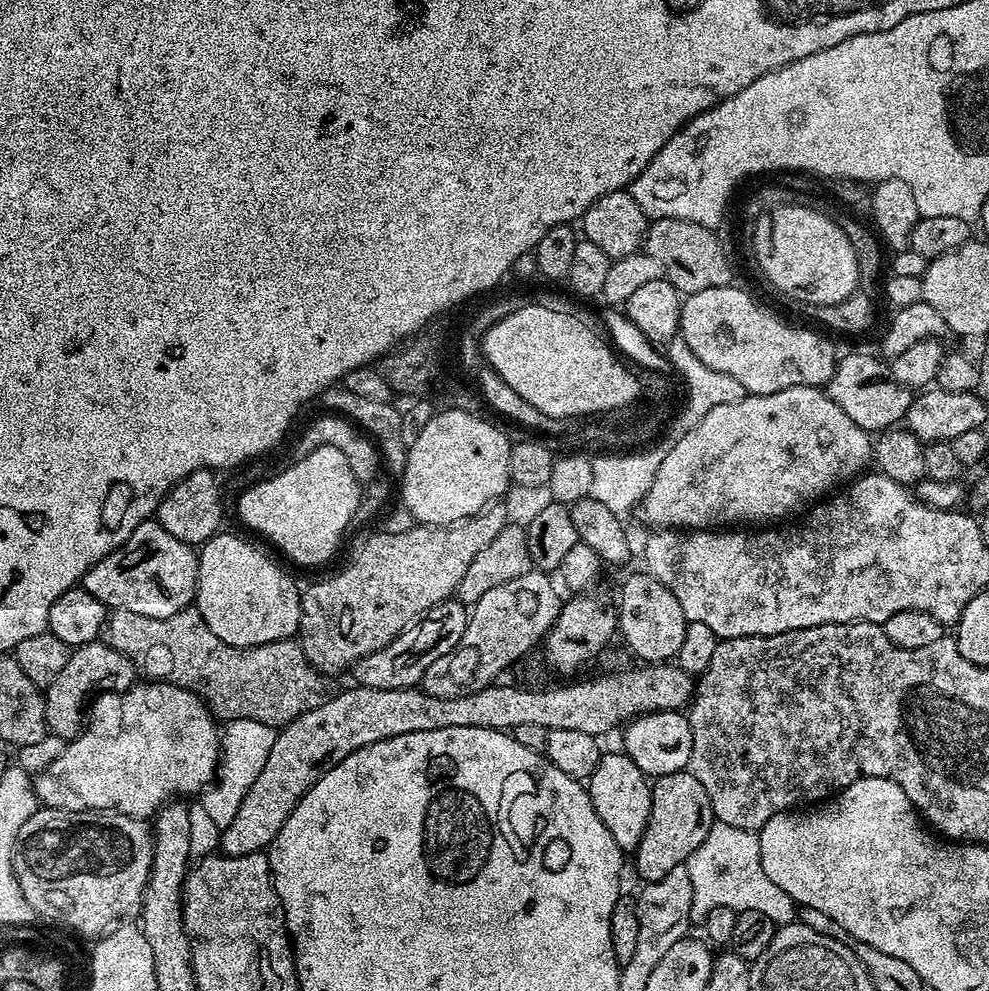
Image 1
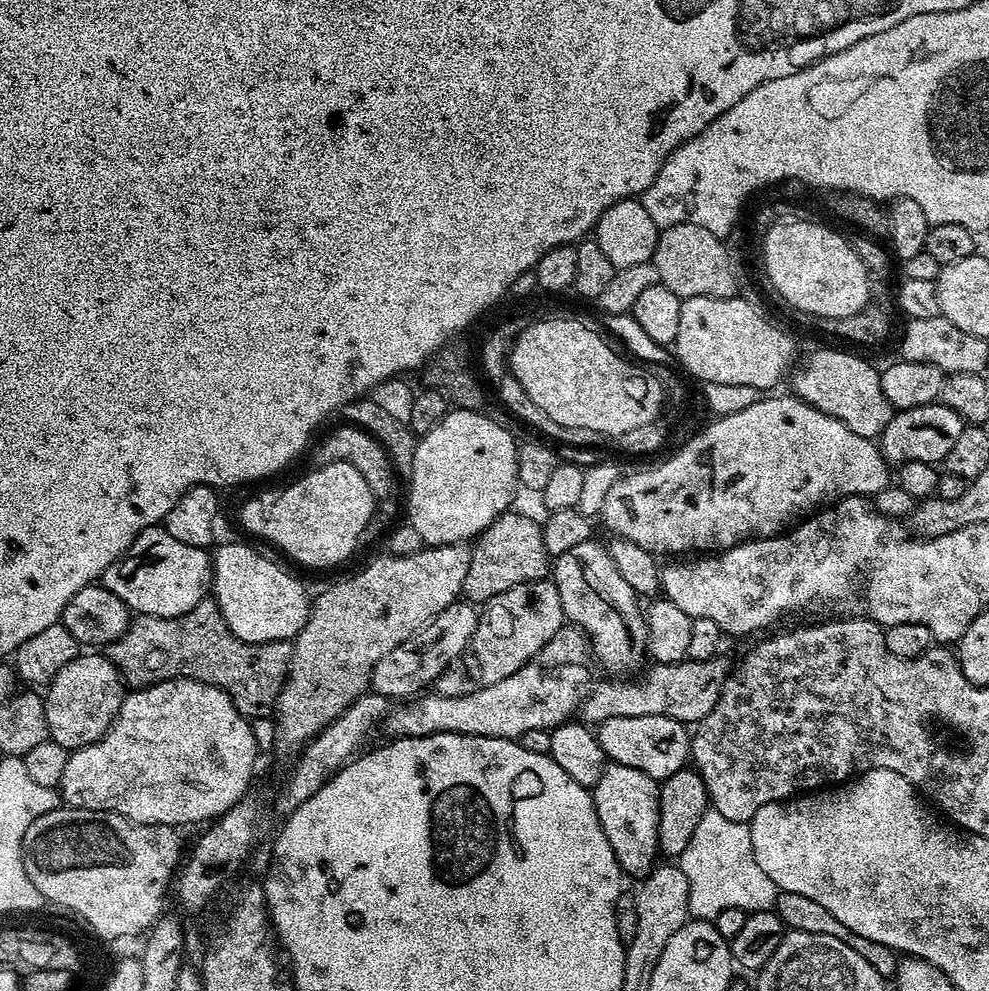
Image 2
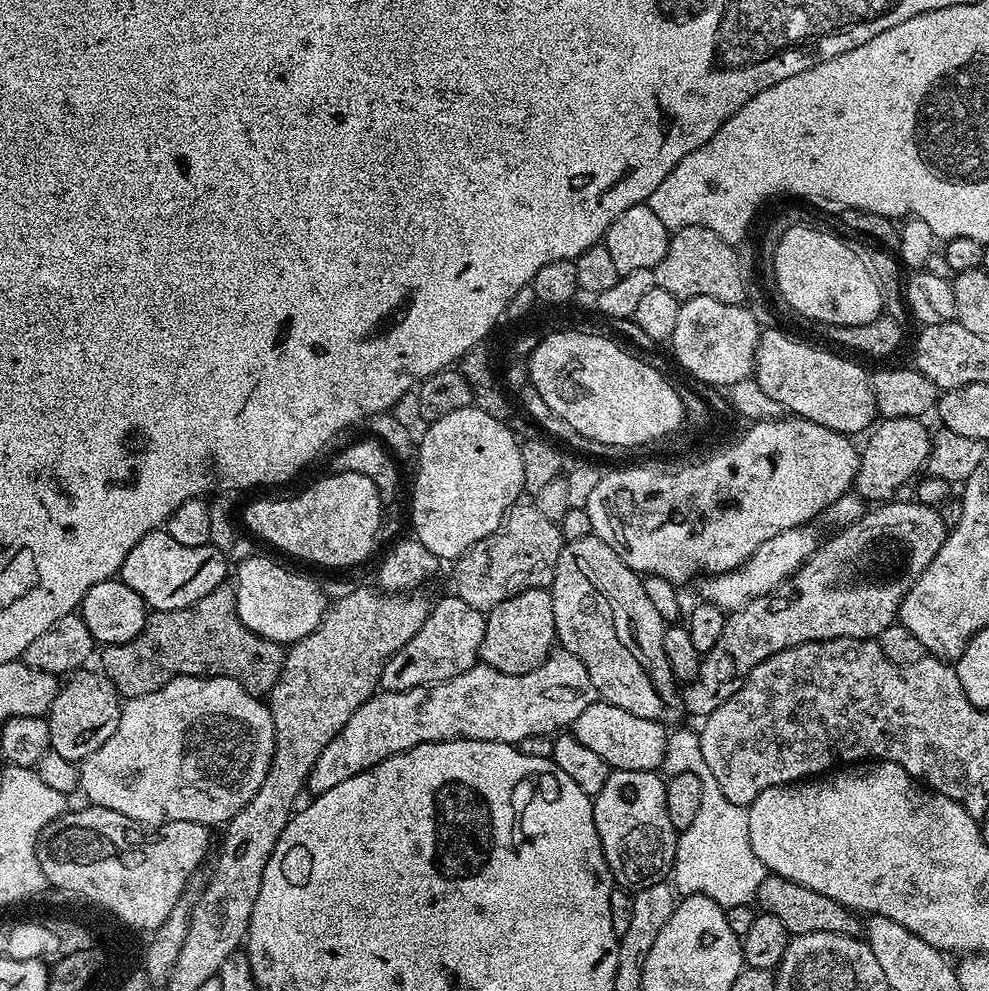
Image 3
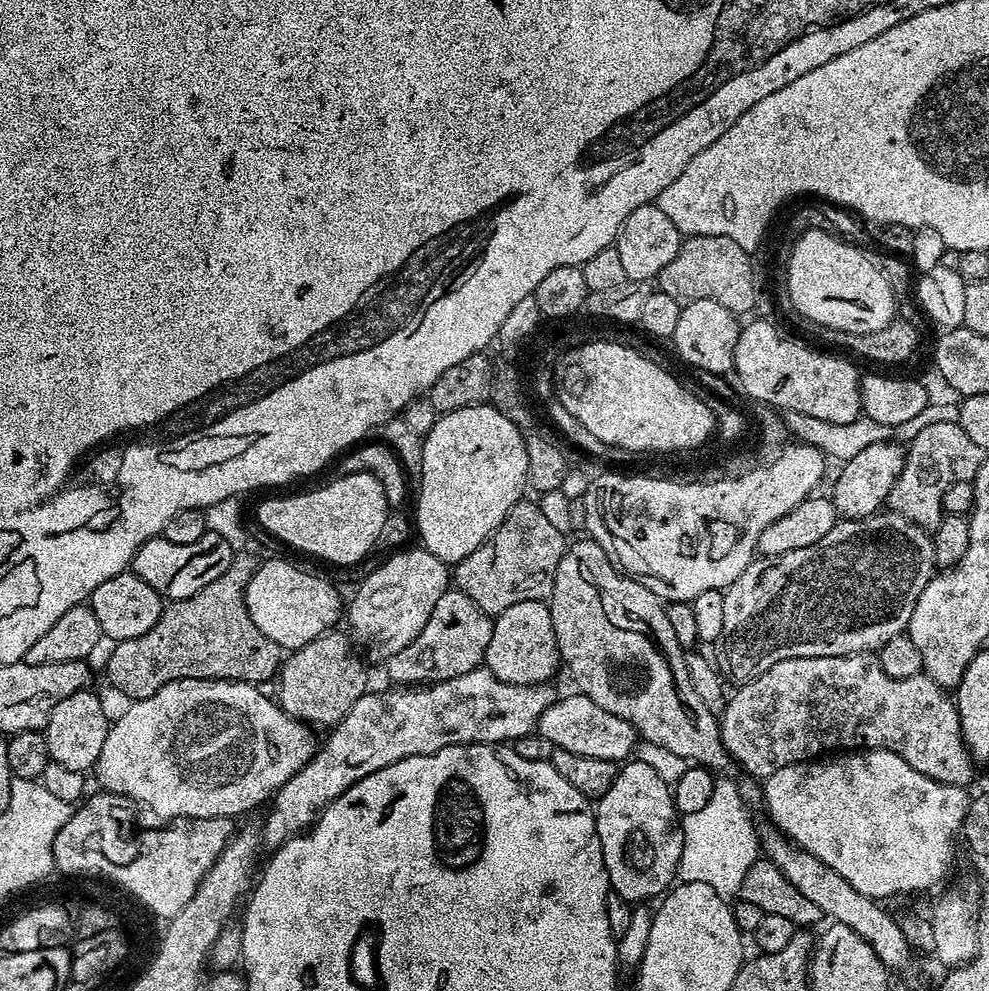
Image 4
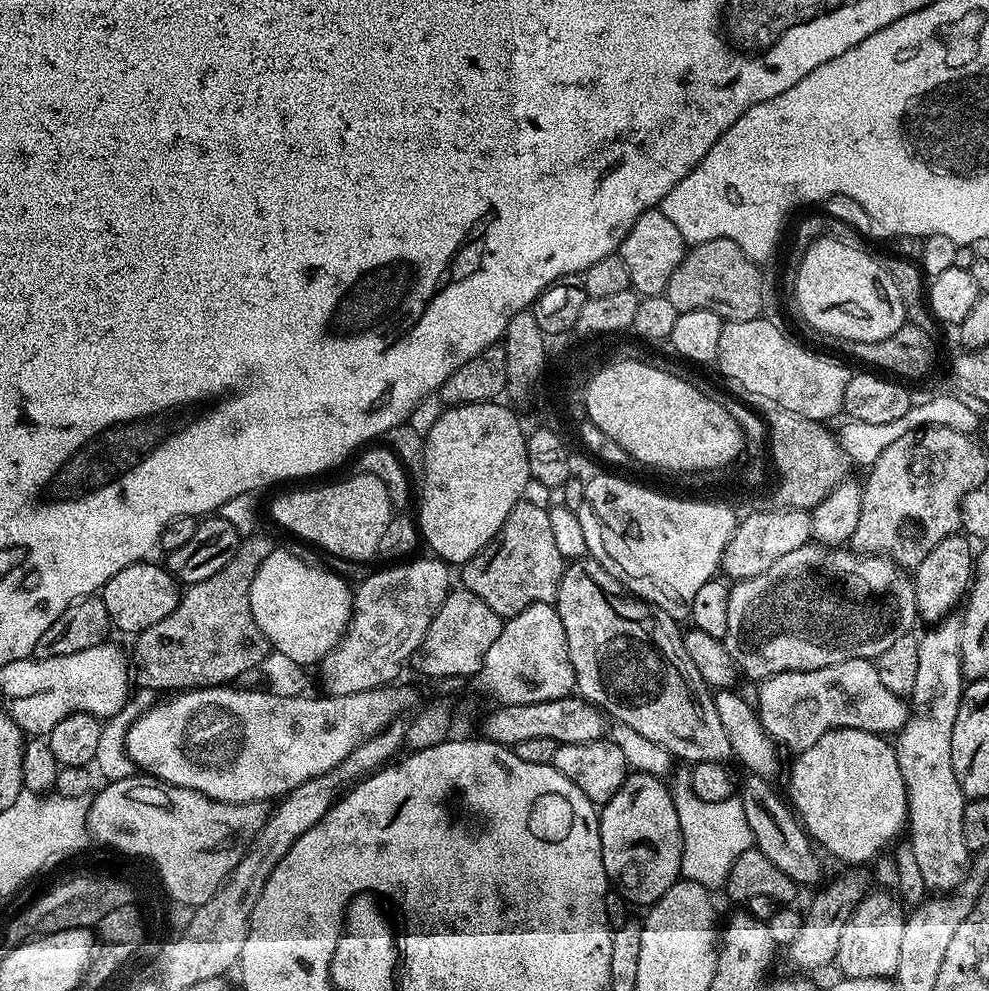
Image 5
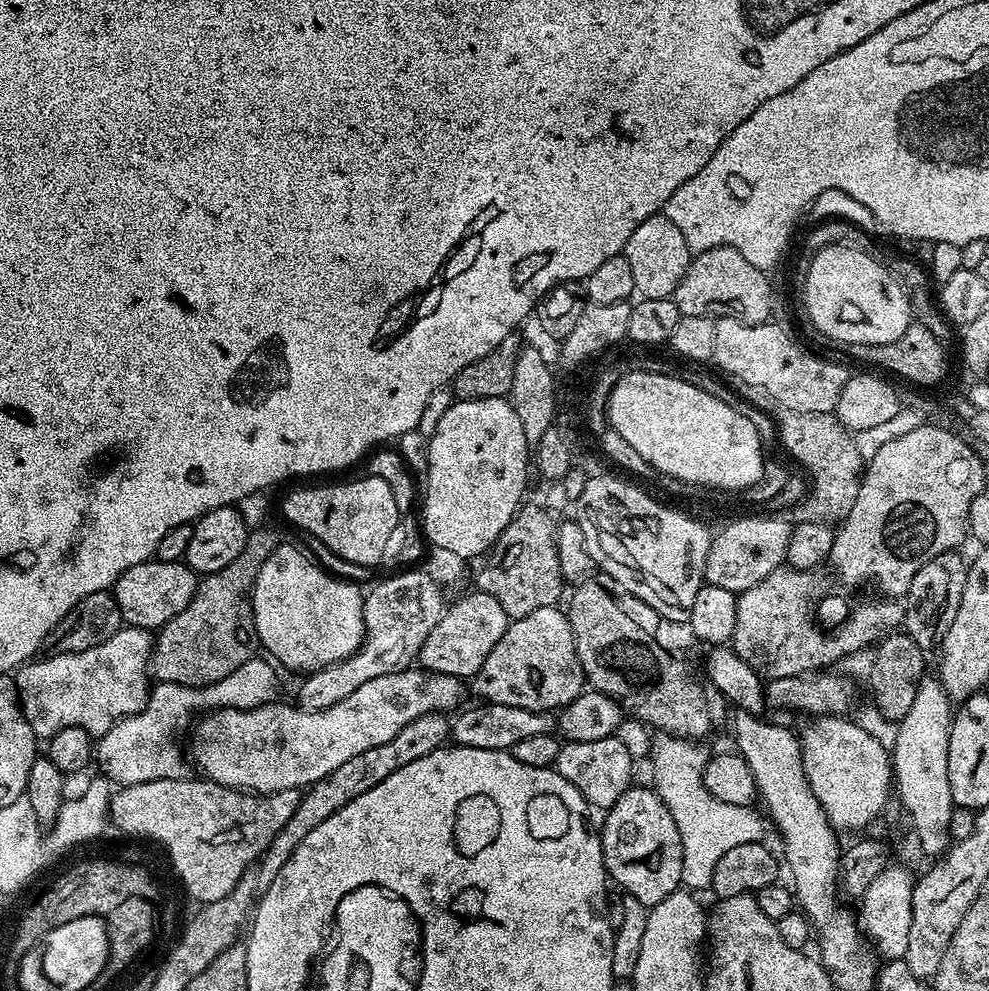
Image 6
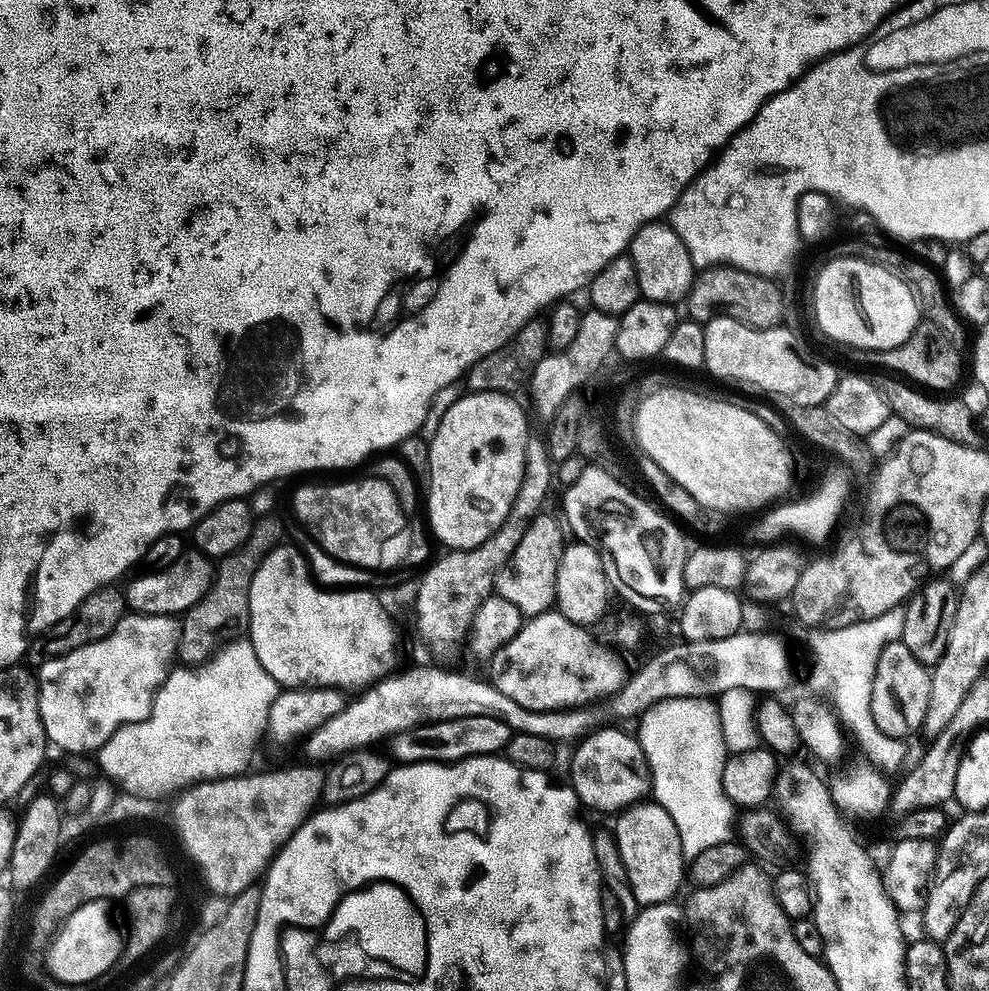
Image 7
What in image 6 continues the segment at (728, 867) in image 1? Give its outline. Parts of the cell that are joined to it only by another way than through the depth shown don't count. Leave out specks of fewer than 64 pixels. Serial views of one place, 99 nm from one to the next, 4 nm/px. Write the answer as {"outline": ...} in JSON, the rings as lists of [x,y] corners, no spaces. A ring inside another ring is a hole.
{"outline":[[[656,734],[651,737],[650,761],[652,776],[656,779],[654,791],[660,795],[662,802],[678,826],[682,838],[682,884],[685,889],[711,889],[714,878],[714,866],[734,846],[754,844],[761,839],[760,820],[752,808],[730,806],[730,802],[718,802],[704,785],[704,765],[708,762],[709,753],[703,752],[699,743],[691,739],[677,738],[667,734]]]}

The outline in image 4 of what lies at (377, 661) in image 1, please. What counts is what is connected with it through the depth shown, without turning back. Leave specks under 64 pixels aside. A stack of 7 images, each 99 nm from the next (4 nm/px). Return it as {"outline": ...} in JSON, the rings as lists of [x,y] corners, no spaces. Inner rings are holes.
{"outline":[[[459,590],[446,591],[435,603],[434,610],[431,611],[422,632],[405,649],[399,650],[387,659],[388,676],[393,680],[393,685],[427,686],[435,684],[437,680],[458,678],[458,674],[470,674],[470,670],[481,667],[484,664],[486,646],[490,646],[492,621],[493,617],[487,616],[466,594],[462,594]]]}

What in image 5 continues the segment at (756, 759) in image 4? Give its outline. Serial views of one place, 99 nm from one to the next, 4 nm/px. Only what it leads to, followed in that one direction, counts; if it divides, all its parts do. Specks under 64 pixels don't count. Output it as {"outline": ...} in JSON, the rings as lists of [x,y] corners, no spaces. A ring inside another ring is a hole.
{"outline":[[[847,660],[834,666],[822,666],[818,670],[805,672],[779,672],[767,680],[759,681],[758,688],[760,693],[754,699],[754,707],[761,727],[769,739],[775,741],[781,749],[789,748],[792,754],[802,753],[814,746],[814,742],[818,742],[822,734],[843,728],[877,734],[896,734],[907,724],[910,717],[909,701],[882,683],[882,678],[878,678],[875,663],[870,660]]]}

